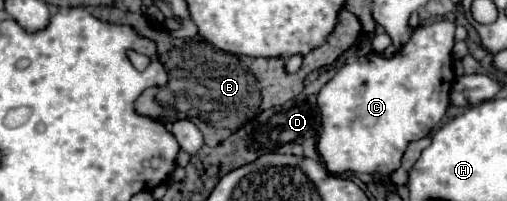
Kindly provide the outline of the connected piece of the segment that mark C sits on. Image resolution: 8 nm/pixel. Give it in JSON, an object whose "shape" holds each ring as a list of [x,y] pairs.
{"shape":[[[445,19],[431,25],[419,25],[413,31],[411,39],[391,59],[385,59],[379,53],[363,55],[355,61],[345,63],[333,75],[333,79],[329,79],[323,85],[317,97],[323,125],[323,131],[317,141],[317,151],[329,173],[339,175],[345,171],[353,171],[353,173],[389,175],[399,167],[407,145],[411,141],[425,137],[431,129],[435,129],[443,121],[449,109],[449,89],[455,81],[453,59],[451,59],[451,49],[455,43],[453,35],[455,35],[455,23]]]}

